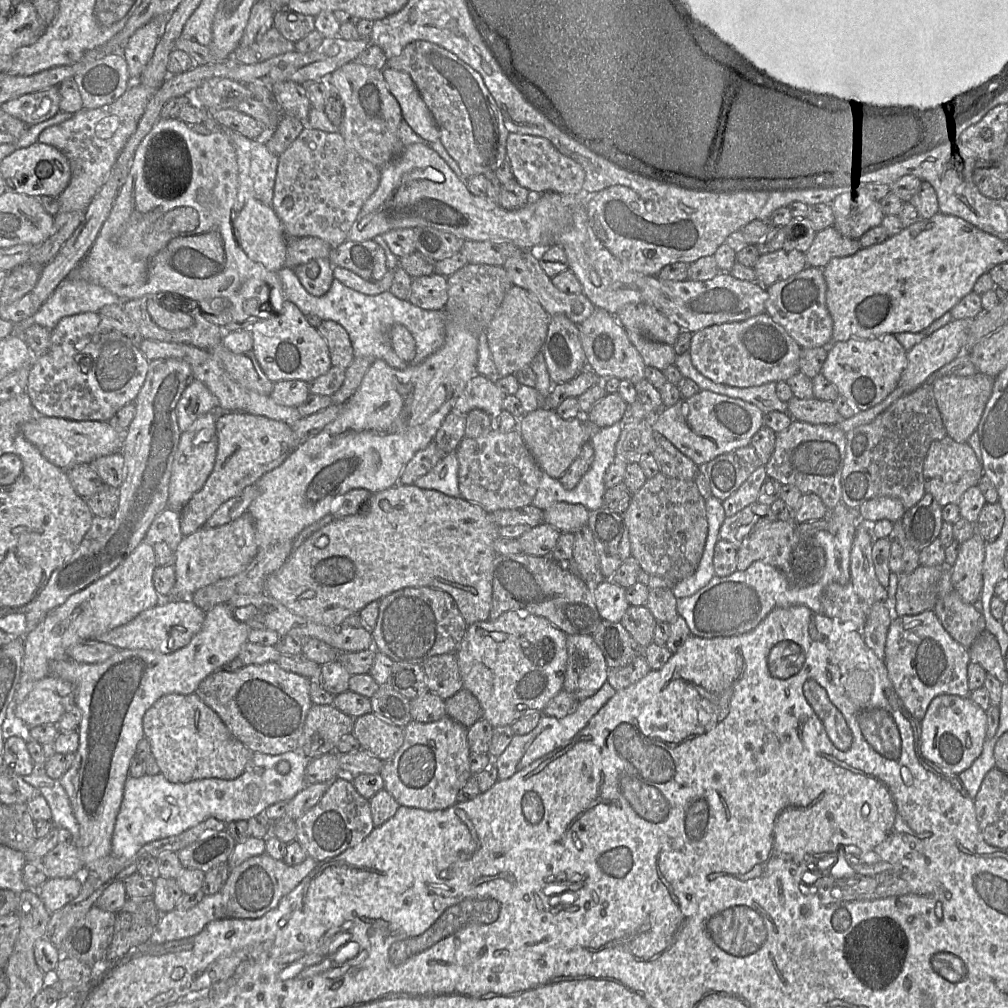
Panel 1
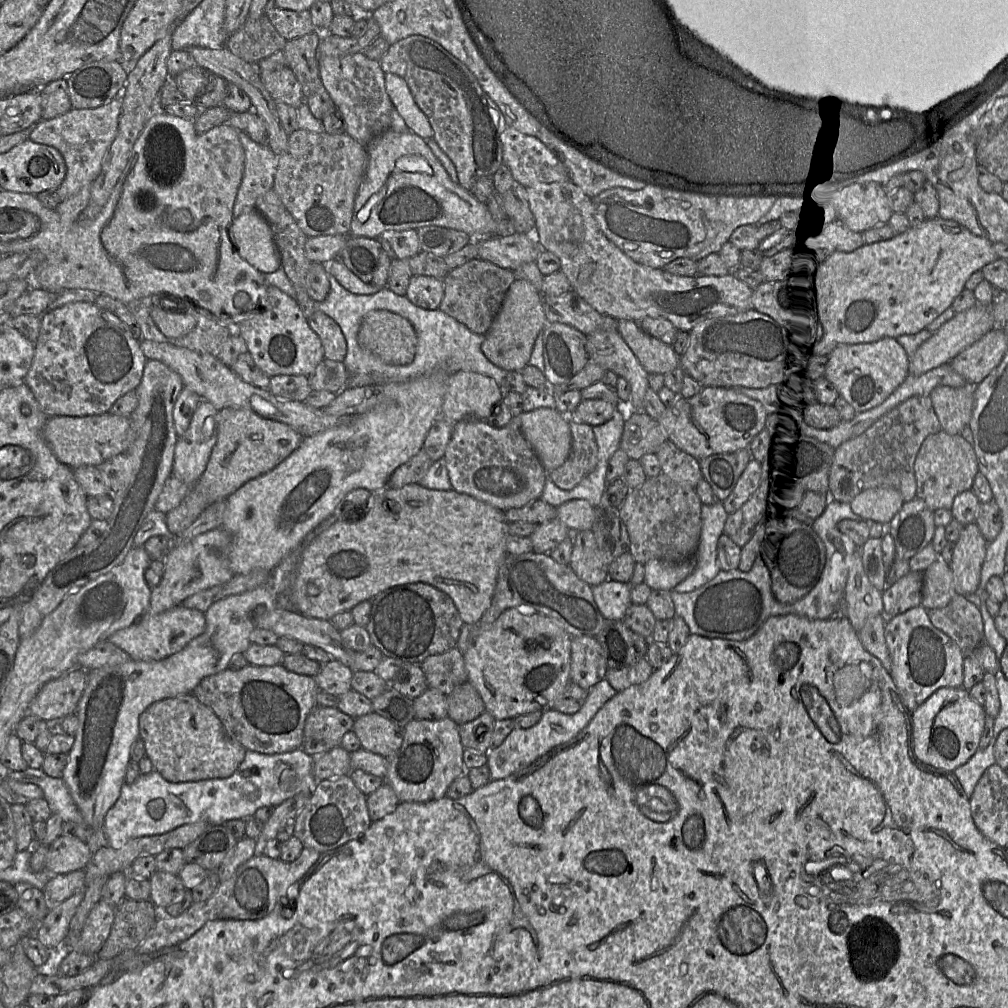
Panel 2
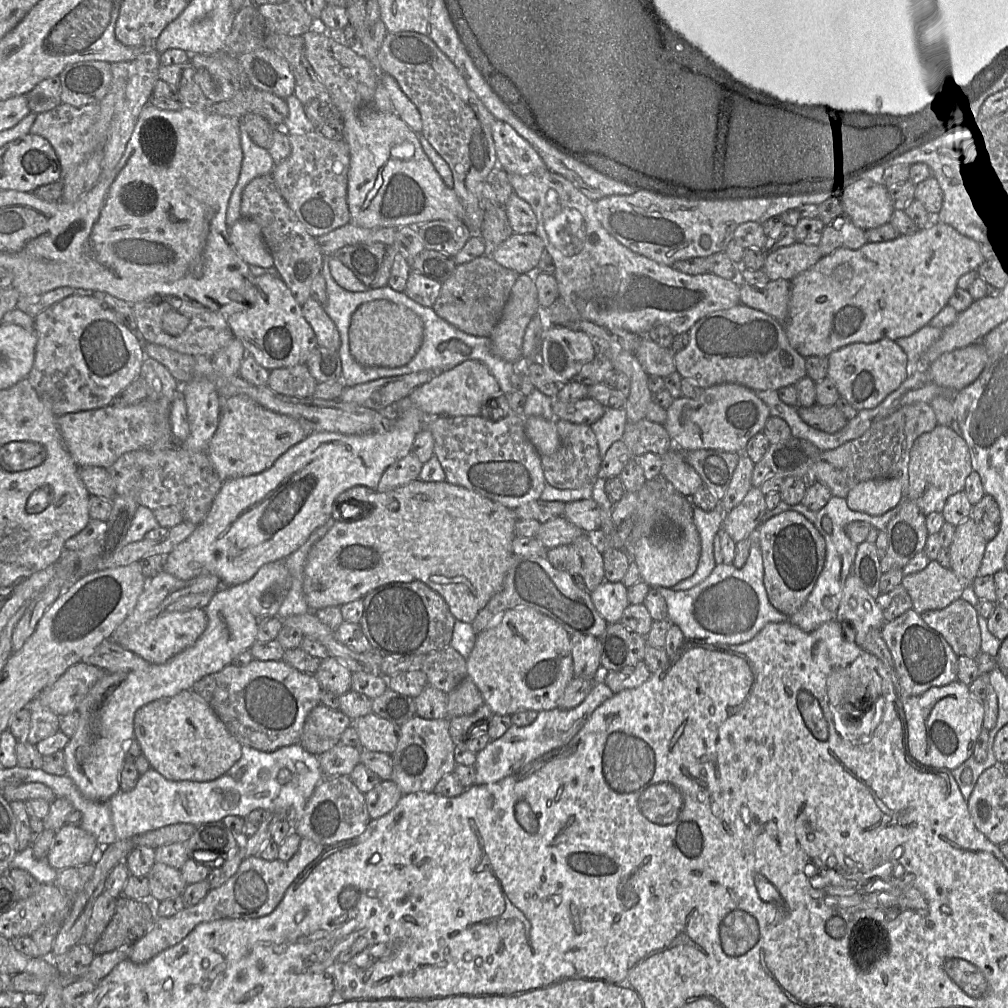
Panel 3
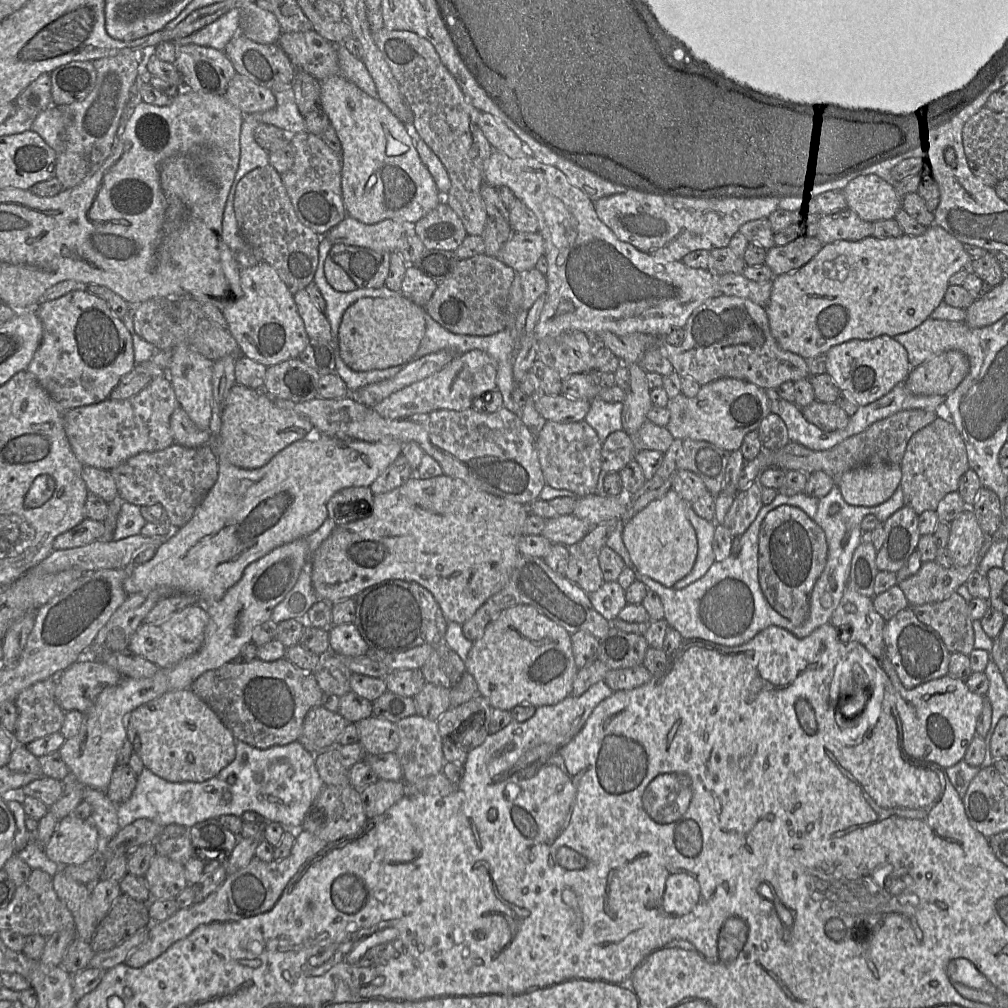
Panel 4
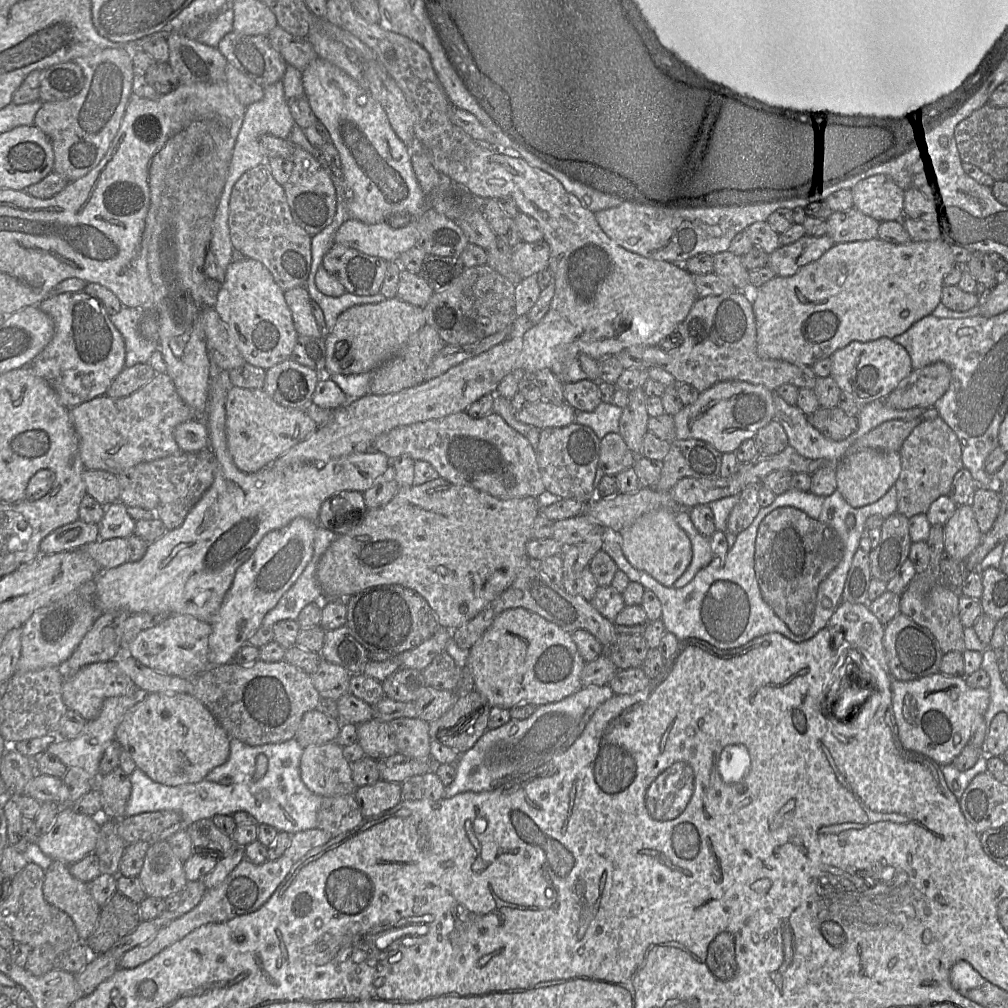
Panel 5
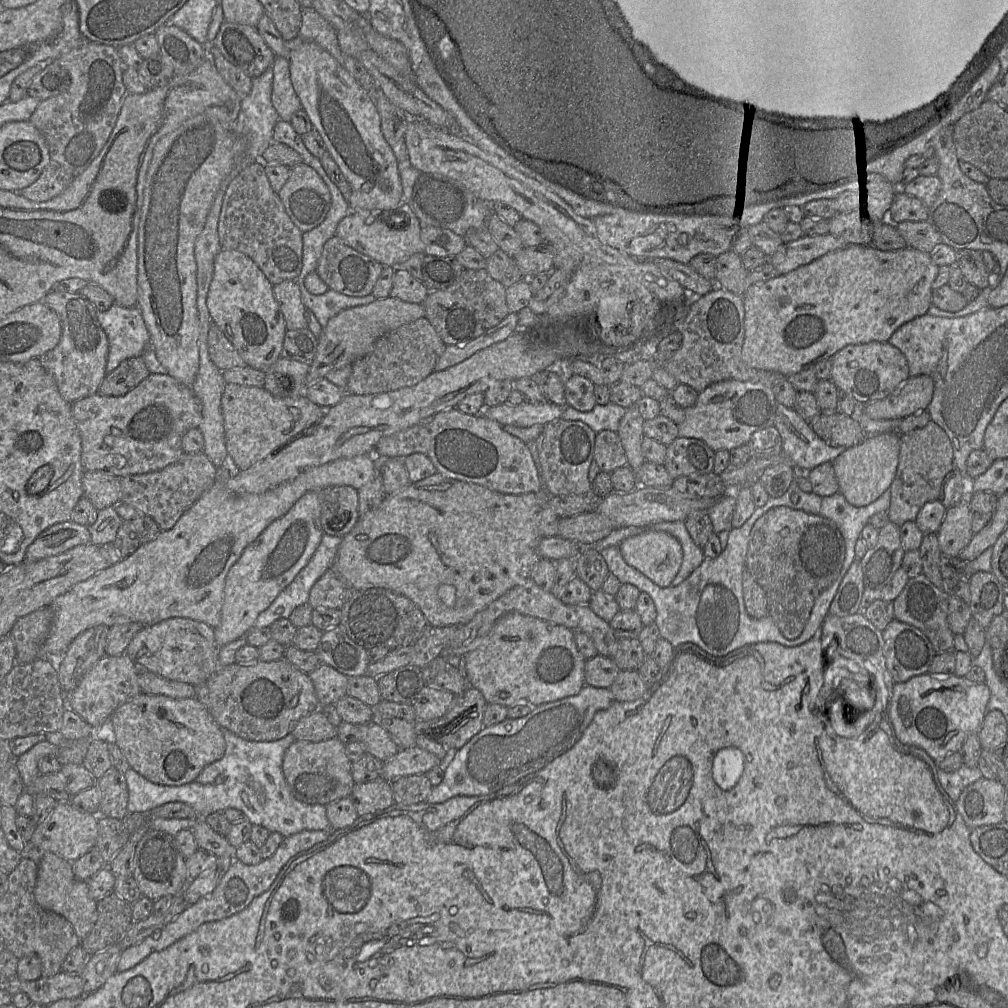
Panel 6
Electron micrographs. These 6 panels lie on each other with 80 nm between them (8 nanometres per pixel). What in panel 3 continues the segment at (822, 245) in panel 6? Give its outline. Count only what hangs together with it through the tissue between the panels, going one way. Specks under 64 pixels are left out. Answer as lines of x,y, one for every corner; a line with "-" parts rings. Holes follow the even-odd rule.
795,242
792,245
768,252
762,270
770,280
791,281
815,265
822,256
818,245

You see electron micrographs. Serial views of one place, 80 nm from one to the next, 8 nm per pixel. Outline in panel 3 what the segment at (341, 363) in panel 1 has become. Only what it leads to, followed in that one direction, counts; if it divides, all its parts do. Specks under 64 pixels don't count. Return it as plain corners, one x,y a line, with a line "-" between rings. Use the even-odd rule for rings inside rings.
310,297
301,308
316,335
318,346
338,352
341,345
339,331
323,306

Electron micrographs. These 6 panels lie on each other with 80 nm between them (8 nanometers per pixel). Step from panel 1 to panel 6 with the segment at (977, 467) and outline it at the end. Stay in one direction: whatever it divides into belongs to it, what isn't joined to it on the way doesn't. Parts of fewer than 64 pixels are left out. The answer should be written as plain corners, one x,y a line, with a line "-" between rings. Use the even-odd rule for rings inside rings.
930,420
923,427
900,435
898,467
895,478
889,487
891,501
887,511
888,520
898,526
903,525
909,520
914,521
921,508
927,502
940,498
943,482
954,468
954,453
951,440
945,430
934,421

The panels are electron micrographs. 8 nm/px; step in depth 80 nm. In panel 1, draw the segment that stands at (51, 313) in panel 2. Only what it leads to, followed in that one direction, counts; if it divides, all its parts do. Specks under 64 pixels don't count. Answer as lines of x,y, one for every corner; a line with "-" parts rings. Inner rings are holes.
84,312
72,316
63,317
50,331
51,345
49,350
39,357
35,357
30,365
27,382
27,394
34,408
43,416
58,417
76,421
109,421
112,416
124,405
134,402
147,376
149,361
143,355
140,348
135,346
125,335
114,327
108,319
98,312

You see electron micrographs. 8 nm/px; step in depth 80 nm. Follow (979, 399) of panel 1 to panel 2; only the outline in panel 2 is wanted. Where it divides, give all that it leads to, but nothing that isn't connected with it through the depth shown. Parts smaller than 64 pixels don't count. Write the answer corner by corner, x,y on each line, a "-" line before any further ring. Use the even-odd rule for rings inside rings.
941,385
935,387
930,398
941,427
949,434
961,434
968,426
974,407
974,386
962,387

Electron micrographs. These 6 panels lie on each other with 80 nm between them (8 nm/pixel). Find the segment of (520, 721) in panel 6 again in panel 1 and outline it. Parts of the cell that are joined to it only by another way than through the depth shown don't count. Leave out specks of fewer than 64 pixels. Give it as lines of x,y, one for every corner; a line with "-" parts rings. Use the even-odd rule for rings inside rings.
606,681
594,695
580,701
571,714
560,718
542,714
537,726
531,732
524,735
515,734
504,752
493,760
498,771
498,779
505,780
539,758
565,746
615,693
616,690

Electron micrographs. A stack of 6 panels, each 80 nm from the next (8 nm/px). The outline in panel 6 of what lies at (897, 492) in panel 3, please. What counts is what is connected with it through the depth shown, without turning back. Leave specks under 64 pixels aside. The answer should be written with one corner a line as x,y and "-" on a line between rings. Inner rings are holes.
884,432
866,437
836,457
832,461
832,466
839,492
847,502
856,507
866,506
888,490
896,475
899,452
900,435
896,432

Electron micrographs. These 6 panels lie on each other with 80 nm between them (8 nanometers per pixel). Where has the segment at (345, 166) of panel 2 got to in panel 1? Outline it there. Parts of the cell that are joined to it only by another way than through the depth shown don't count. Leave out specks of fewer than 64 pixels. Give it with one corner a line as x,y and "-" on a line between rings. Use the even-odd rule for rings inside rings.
305,127
302,130
300,135
295,139
295,141
279,156
278,160
278,170
274,187
272,208
281,220
286,235
290,238
318,237
327,242
332,248
336,248
343,242
345,242
348,238
350,229
353,223
355,222
363,204
376,191
379,186
381,169
376,167
371,162
362,158
354,149
348,146
339,131
330,133
318,129
313,129
310,127
-
286,198
292,199
292,207
288,208
285,206
284,202

